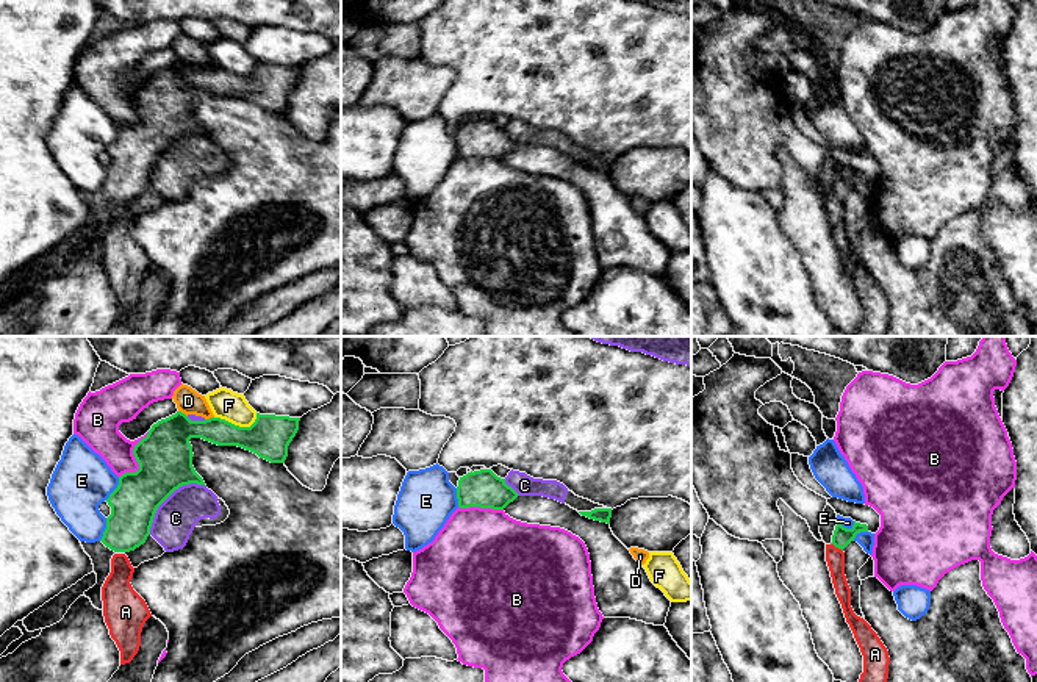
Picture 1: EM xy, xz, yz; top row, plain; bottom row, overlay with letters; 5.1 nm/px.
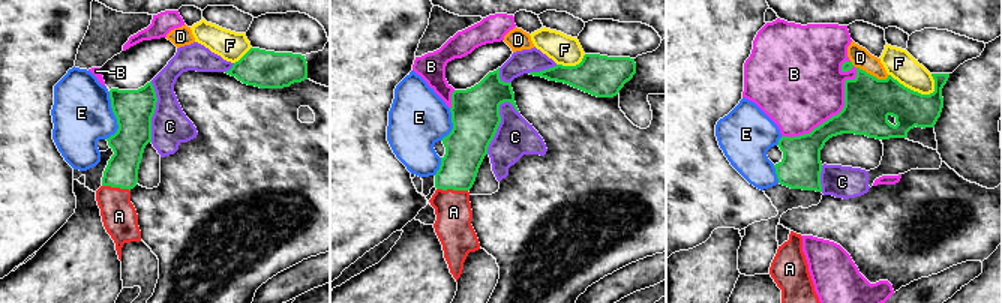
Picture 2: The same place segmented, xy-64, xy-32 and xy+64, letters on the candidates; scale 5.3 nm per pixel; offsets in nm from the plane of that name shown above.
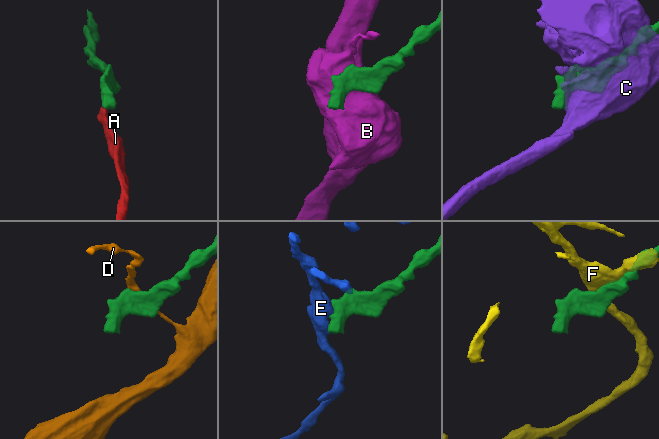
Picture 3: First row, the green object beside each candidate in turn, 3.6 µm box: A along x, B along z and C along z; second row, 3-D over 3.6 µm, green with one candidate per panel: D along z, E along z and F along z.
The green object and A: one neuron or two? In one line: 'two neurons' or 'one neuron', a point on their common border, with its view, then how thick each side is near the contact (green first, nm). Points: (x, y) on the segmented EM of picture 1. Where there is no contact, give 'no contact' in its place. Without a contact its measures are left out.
one neuron; meets green in yz at (837, 546); 100 nm thick on the green side, 100 nm on the other

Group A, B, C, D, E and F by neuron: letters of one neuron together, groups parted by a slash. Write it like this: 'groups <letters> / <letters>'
groups A / B / C / D / E / F

